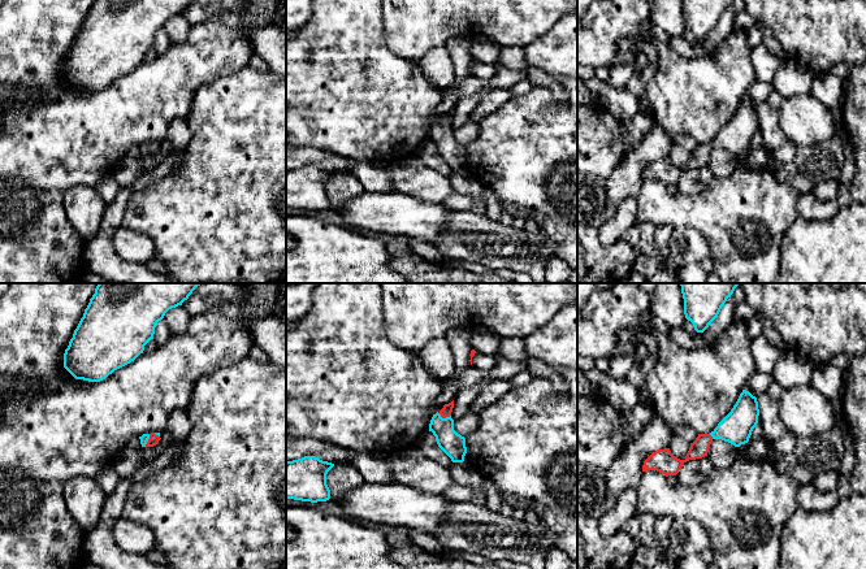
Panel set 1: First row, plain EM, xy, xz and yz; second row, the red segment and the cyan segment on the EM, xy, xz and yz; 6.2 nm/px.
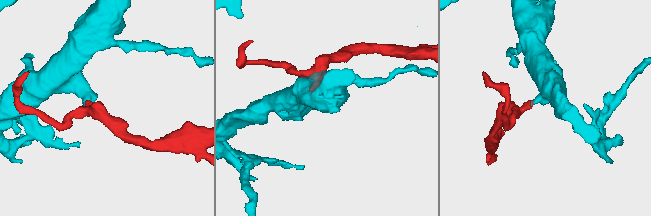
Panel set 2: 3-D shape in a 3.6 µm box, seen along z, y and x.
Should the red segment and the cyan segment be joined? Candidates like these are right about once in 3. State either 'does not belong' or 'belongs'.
belongs

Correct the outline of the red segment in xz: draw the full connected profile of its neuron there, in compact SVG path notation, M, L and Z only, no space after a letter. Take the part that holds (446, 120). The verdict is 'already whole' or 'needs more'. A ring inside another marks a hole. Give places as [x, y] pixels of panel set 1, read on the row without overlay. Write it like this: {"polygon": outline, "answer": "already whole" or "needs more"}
{"polygon": "M454 109L433 123L429 140L436 145L438 156L451 168L453 171L463 171L467 162L466 147L454 139L451 121Z", "answer": "needs more"}

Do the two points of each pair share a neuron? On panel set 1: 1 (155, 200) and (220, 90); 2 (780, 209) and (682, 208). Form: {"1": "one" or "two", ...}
{"1": "one", "2": "one"}

